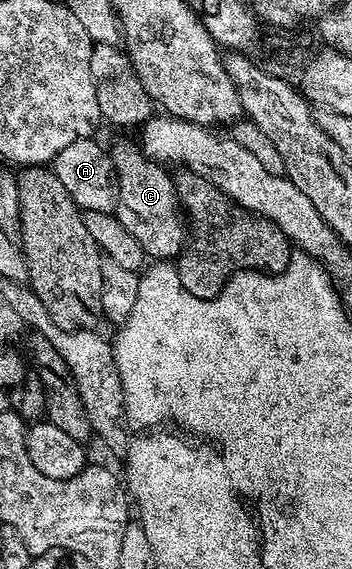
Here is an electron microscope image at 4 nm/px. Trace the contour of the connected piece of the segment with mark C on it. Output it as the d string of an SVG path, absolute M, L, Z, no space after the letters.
M121 141L111 149L113 171L120 208L126 209L137 221L125 221L127 231L139 239L146 258L173 259L187 244L187 229L183 224L181 201L177 198L177 185L166 166L153 161L136 144Z

